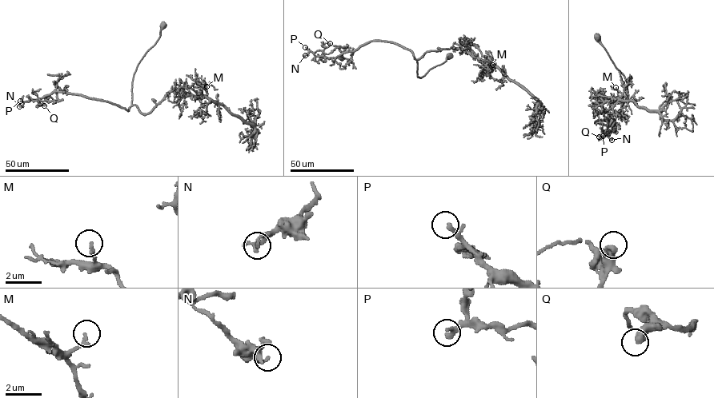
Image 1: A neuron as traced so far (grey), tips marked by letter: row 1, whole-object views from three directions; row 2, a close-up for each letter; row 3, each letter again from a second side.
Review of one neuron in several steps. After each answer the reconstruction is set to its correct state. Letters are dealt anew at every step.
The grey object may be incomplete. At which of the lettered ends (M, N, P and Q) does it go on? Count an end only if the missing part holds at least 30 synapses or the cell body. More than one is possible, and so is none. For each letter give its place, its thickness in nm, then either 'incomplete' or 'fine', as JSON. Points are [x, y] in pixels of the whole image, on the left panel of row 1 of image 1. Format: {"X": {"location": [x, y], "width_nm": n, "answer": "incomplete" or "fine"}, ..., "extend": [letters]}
{"M": {"location": [206, 86], "width_nm": 180, "answer": "fine"}, "N": {"location": [19, 106], "width_nm": 190, "answer": "fine"}, "P": {"location": [20, 101], "width_nm": 280, "answer": "incomplete"}, "Q": {"location": [44, 105], "width_nm": 380, "answer": "fine"}, "extend": ["P"]}

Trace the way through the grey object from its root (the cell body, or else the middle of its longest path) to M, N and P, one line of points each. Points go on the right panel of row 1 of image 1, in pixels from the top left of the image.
M: (598, 37), (624, 77), (627, 89), (622, 108), (607, 126), (601, 100), (619, 98), (622, 93), (615, 87)
N: (598, 37), (627, 83), (627, 97), (613, 124), (595, 122), (609, 121), (612, 127), (607, 136), (611, 140)
P: (598, 37), (627, 89), (611, 125), (595, 122), (605, 119), (611, 123), (611, 131), (603, 136)

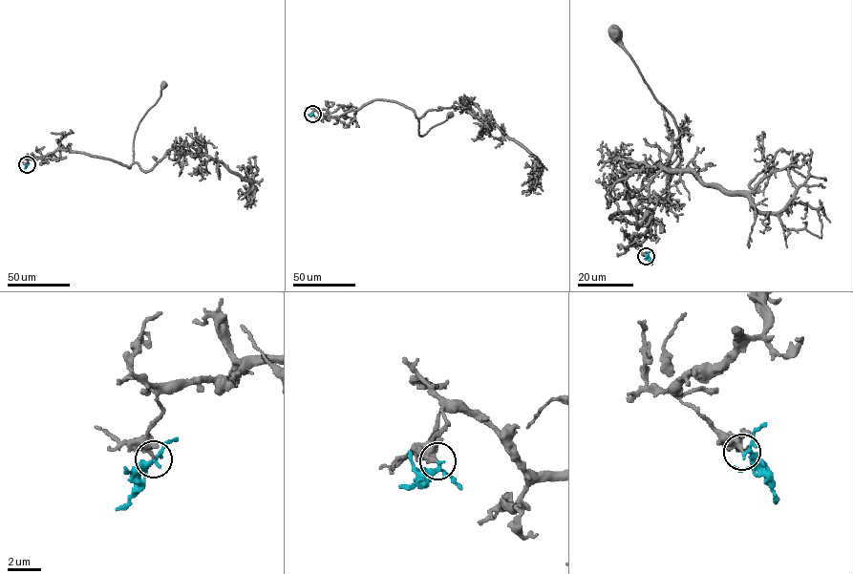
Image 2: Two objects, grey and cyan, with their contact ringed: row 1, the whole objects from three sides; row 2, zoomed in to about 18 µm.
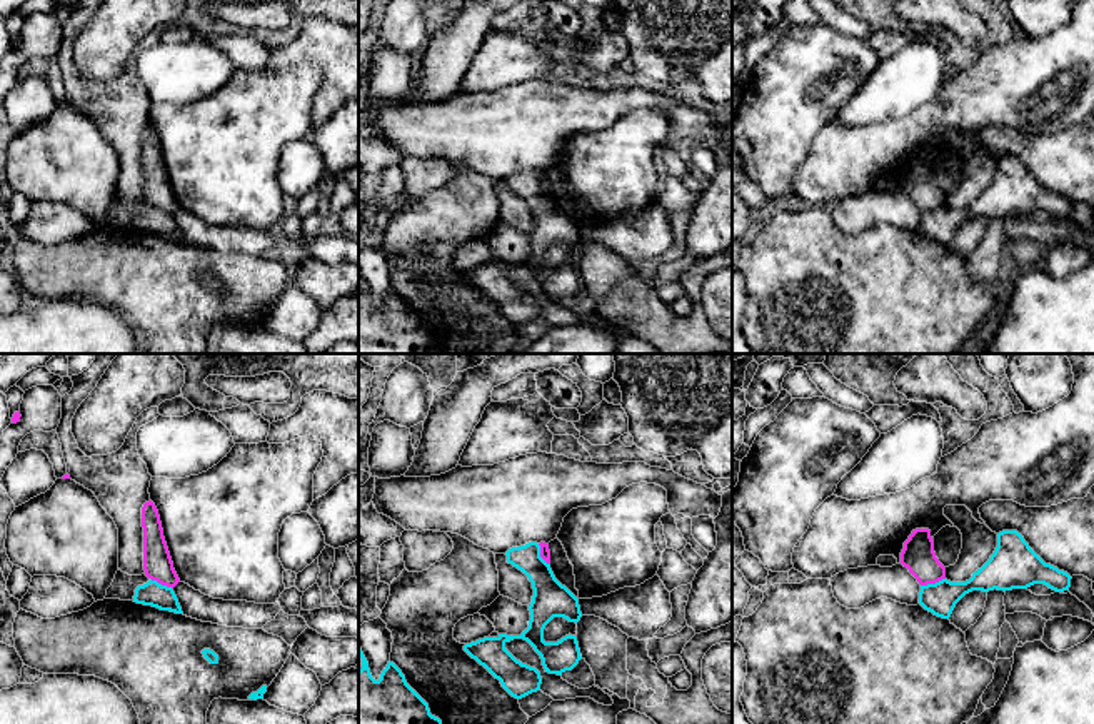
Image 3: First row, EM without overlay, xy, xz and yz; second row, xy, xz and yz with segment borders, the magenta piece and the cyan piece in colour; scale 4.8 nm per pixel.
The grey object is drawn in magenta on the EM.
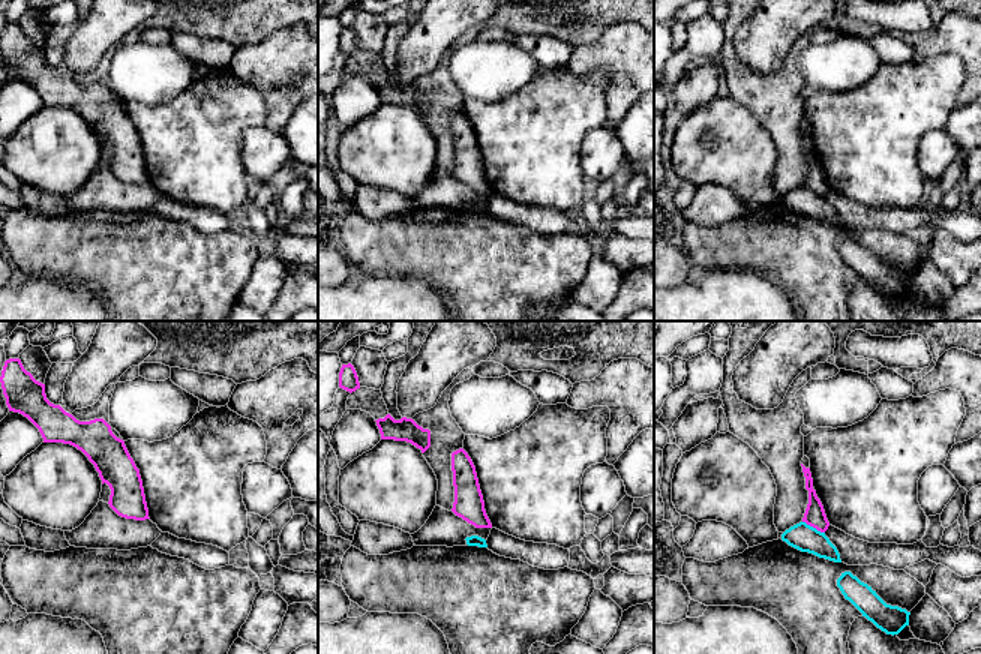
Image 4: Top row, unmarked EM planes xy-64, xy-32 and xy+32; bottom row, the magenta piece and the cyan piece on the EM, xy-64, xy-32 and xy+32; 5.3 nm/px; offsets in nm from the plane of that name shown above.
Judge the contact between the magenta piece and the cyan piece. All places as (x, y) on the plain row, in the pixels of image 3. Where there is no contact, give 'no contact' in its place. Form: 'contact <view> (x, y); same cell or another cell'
contact yz (933, 209); another cell

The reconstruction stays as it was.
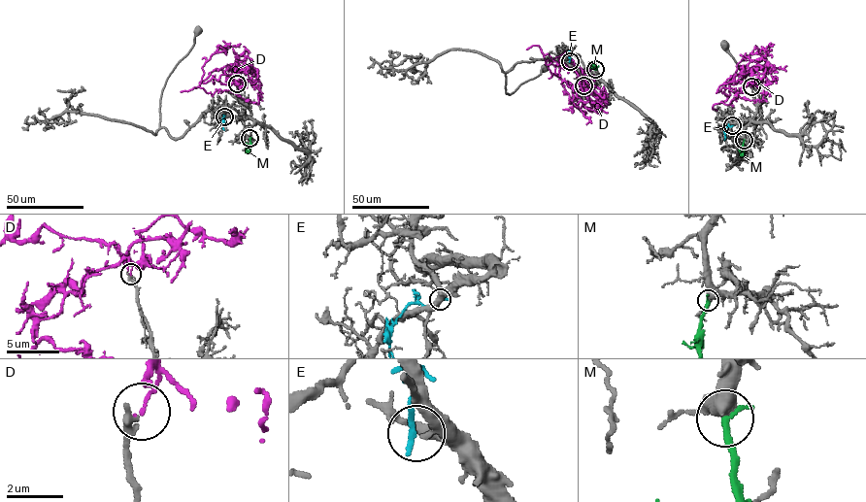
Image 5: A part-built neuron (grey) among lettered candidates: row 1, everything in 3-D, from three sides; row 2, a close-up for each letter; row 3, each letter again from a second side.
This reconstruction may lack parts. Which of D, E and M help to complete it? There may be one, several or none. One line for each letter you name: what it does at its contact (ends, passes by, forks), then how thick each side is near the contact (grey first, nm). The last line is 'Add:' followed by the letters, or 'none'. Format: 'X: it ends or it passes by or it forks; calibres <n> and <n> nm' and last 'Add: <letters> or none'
M: it ends; calibres 550 and 260 nm
Add: M

